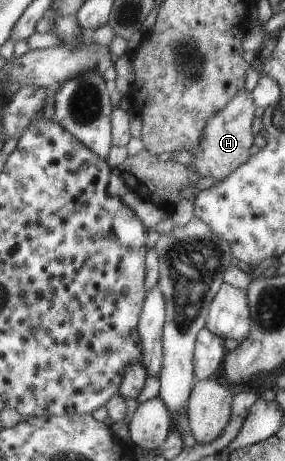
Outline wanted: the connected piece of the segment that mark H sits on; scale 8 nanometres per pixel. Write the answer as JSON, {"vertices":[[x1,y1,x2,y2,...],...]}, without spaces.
{"vertices":[[248,90,238,92,238,96,232,98,232,102,228,102,228,106,224,110,220,110,220,114,216,114,214,118,210,118,212,122,208,122,208,128,204,130,204,138,200,140,200,144,196,148,192,148,191,154,194,155,194,172,198,172,202,177,211,176,216,179,224,179,240,169,240,166,248,163,252,154,250,154,250,146,254,144,254,118,256,118,256,104,254,104,254,96]]}

